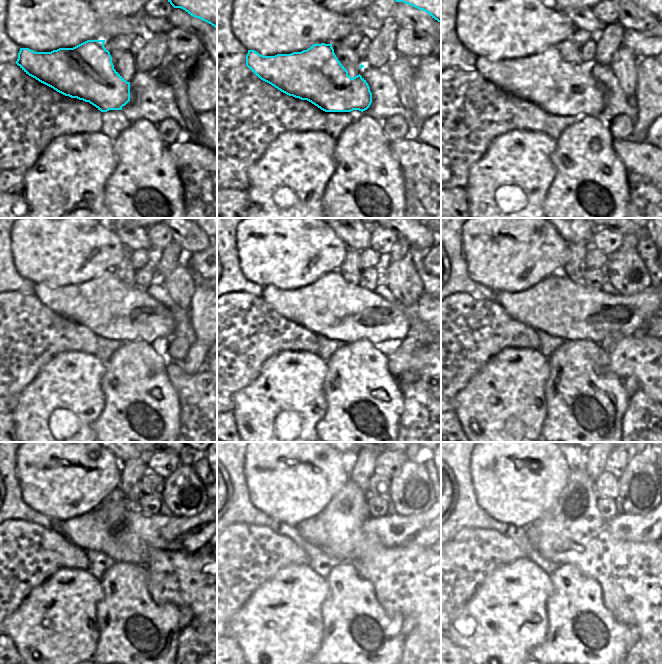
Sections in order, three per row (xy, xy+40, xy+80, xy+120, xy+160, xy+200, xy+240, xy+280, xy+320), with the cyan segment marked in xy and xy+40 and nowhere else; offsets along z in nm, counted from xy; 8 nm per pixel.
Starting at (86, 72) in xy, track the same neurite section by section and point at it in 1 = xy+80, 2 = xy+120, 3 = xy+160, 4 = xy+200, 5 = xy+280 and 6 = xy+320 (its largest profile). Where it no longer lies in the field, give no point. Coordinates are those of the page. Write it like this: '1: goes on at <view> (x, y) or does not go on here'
1: goes on at xy+80 (558, 87)
2: goes on at xy+120 (111, 309)
3: goes on at xy+160 (330, 306)
4: goes on at xy+200 (557, 306)
5: goes on at xy+280 (393, 531)
6: goes on at xy+320 (629, 527)

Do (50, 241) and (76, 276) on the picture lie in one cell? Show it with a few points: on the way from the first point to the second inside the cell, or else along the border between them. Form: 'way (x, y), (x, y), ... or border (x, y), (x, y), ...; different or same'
way (58, 250), (75, 267); same

